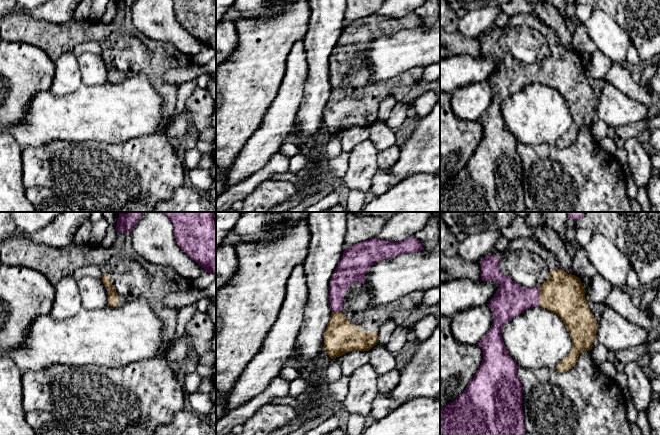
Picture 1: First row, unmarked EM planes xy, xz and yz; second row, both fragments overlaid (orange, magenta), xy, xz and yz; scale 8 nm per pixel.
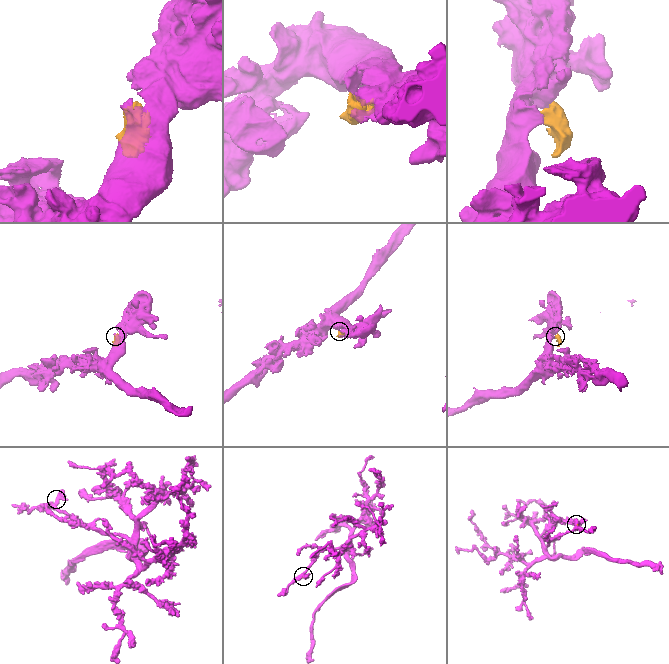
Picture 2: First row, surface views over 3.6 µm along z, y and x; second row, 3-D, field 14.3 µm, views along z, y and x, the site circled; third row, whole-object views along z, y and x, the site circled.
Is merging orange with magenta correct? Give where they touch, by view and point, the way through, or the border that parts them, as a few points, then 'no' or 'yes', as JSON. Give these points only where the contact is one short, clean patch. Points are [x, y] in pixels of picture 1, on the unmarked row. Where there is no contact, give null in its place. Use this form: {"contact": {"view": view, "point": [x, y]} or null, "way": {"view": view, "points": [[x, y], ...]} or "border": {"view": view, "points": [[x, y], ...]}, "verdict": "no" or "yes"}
{"contact": {"view": "yz", "point": [540, 72]}, "way": {"view": "yz", "points": [[564, 70], [540, 72], [511, 75]]}, "verdict": "yes"}

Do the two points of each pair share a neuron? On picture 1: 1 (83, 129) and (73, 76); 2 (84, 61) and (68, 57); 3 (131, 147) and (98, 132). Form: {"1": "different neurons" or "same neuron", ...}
{"1": "different neurons", "2": "different neurons", "3": "different neurons"}

